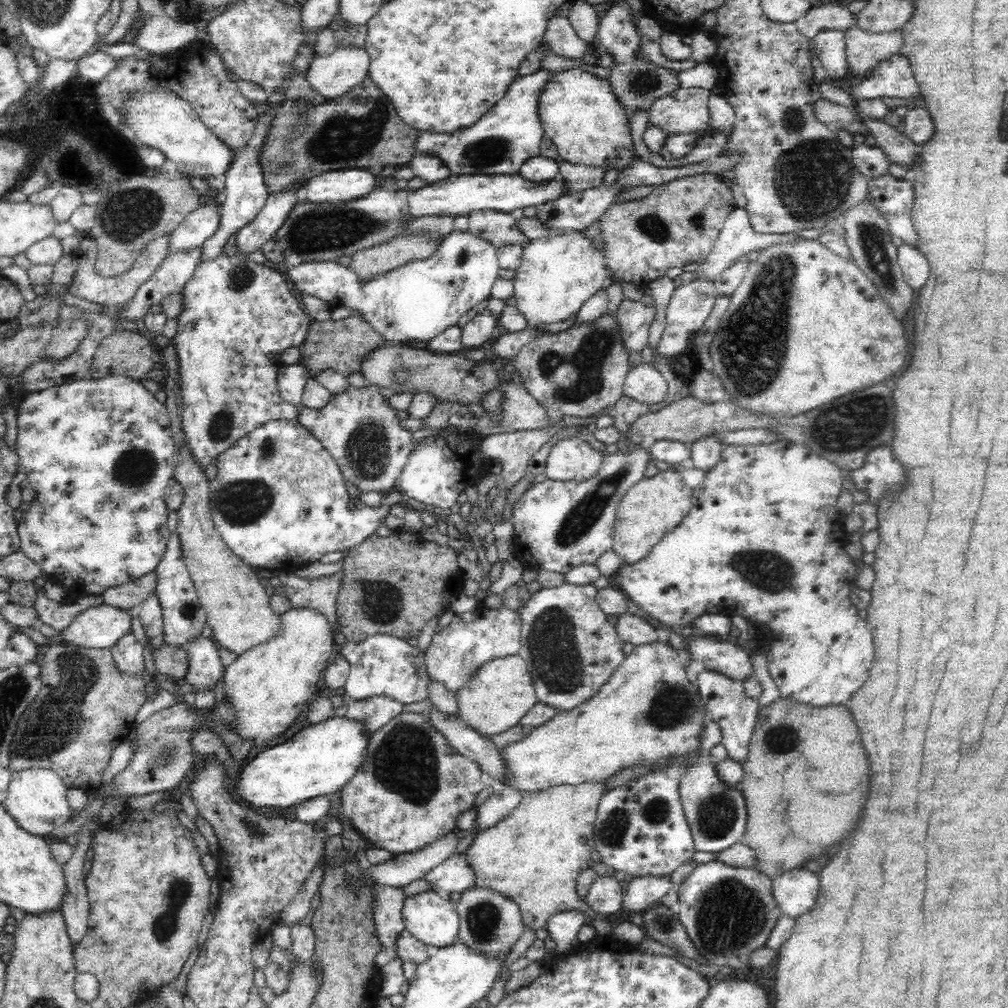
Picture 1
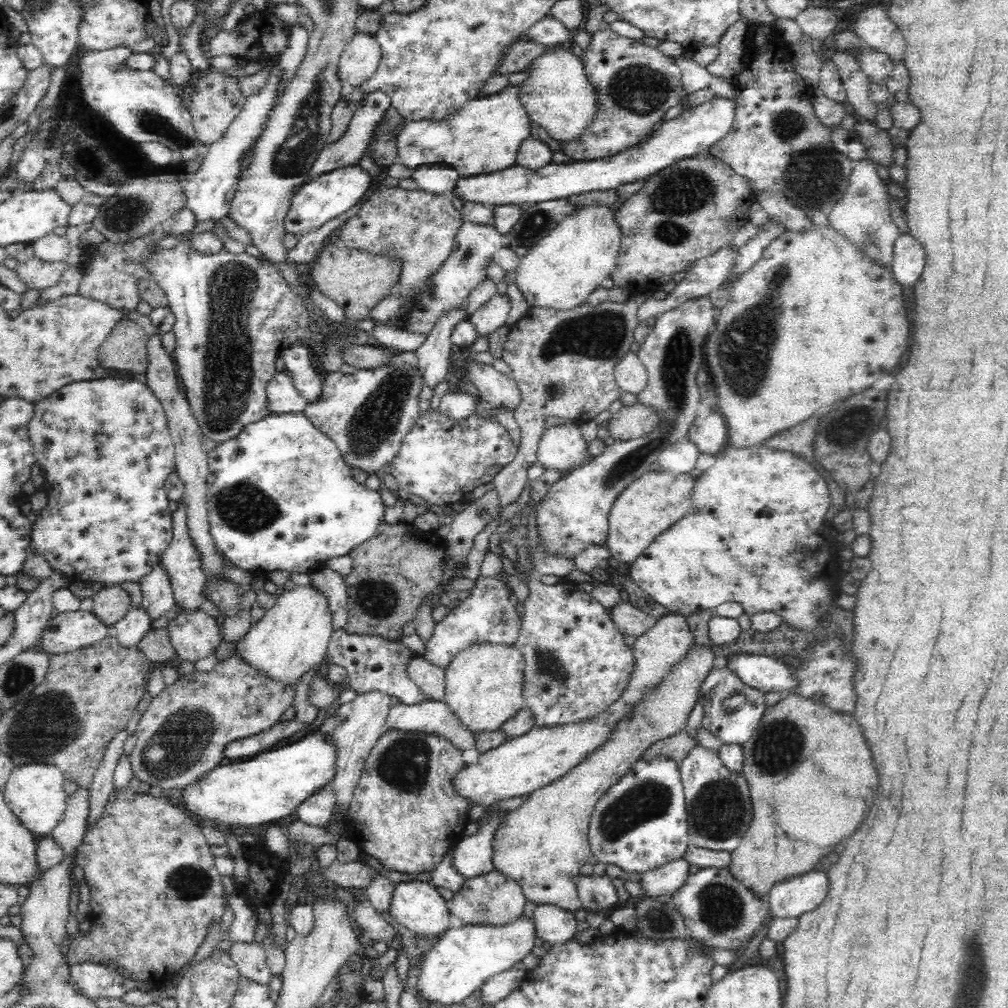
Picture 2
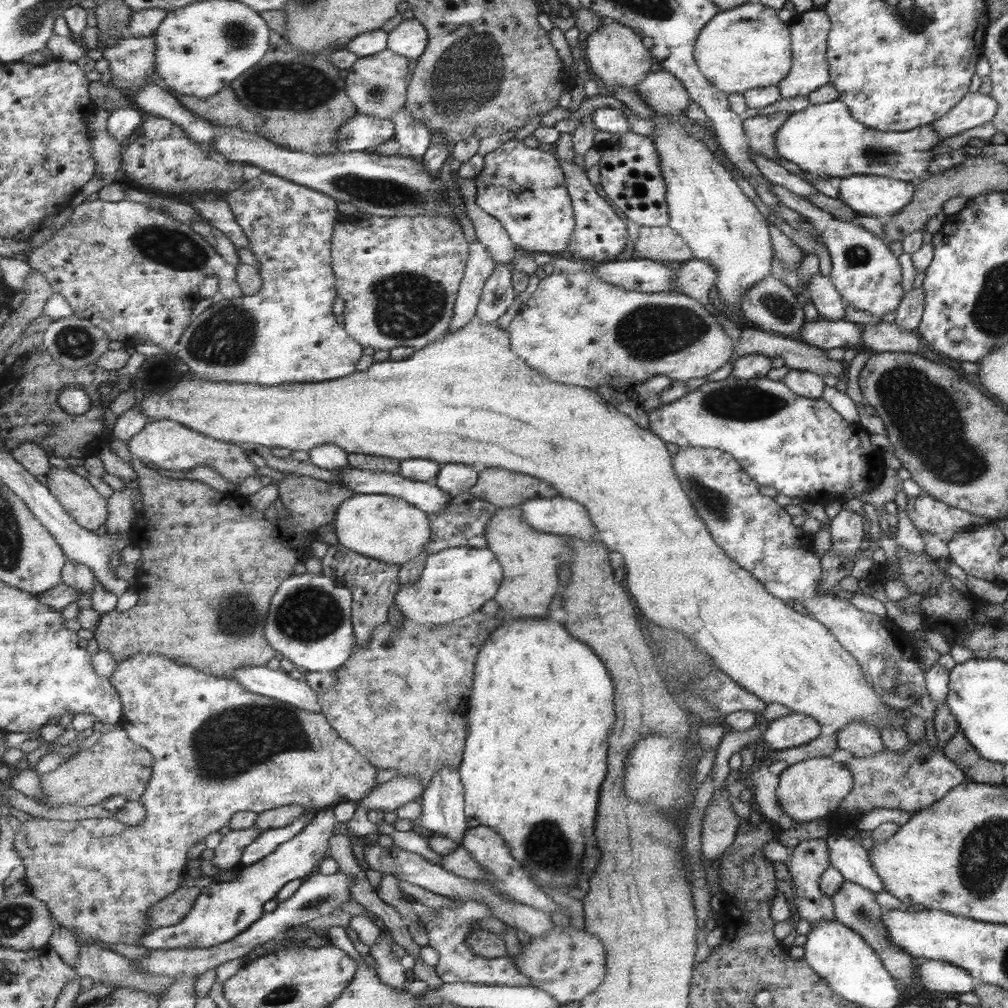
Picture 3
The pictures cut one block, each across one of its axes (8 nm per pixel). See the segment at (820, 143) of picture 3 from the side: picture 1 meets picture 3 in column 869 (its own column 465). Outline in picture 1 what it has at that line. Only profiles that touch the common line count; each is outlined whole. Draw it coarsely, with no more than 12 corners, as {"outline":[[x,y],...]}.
{"outline":[[556,72],[518,76],[472,128],[422,134],[452,176],[518,176],[540,156],[538,100]]}

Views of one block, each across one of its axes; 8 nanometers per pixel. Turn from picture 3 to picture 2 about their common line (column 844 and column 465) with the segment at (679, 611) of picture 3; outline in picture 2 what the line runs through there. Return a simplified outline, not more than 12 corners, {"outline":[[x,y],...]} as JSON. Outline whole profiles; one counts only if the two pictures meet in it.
{"outline":[[466,646],[444,670],[444,702],[474,734],[524,704],[522,652]]}

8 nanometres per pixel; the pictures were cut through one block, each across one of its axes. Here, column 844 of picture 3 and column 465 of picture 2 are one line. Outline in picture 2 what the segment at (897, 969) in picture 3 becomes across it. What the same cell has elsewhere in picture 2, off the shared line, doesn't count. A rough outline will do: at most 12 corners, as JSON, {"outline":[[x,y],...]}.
{"outline":[[506,874],[474,876],[454,894],[456,924],[508,924],[526,896]]}

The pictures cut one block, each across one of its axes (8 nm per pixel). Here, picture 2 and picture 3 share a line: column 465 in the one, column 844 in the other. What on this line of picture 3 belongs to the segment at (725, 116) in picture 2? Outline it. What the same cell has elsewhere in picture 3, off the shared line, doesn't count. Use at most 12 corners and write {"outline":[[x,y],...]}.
{"outline":[[847,176],[839,202],[887,220],[913,202],[915,186],[879,176]]}

